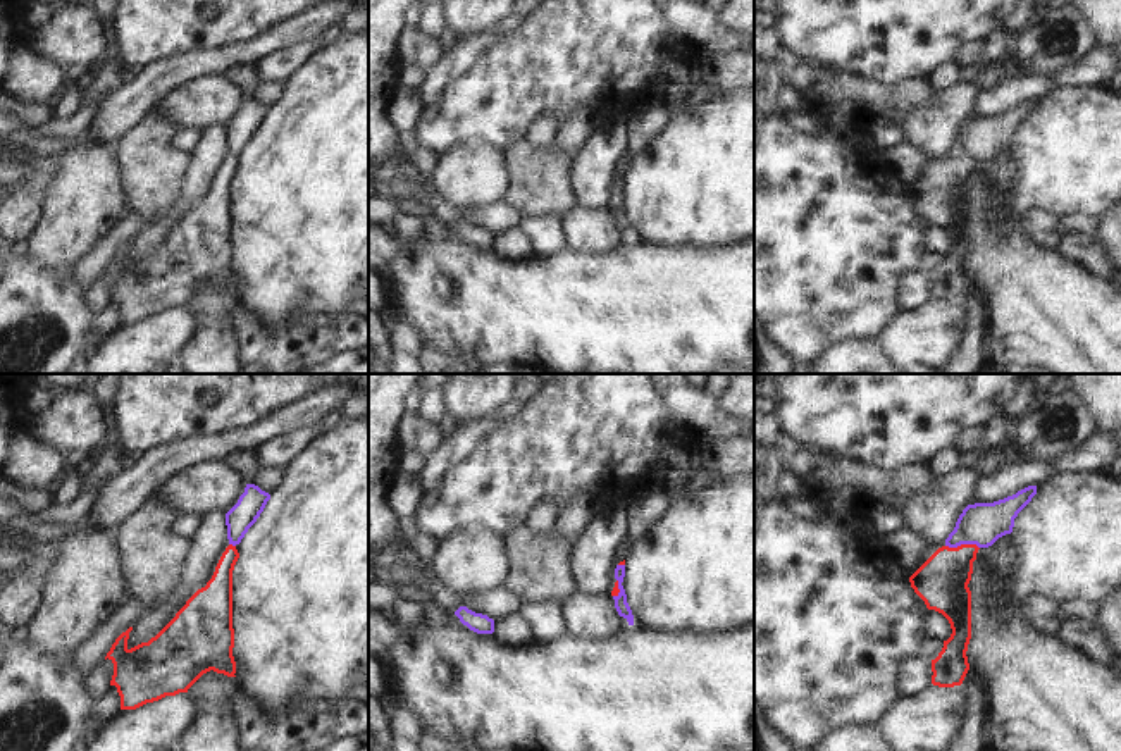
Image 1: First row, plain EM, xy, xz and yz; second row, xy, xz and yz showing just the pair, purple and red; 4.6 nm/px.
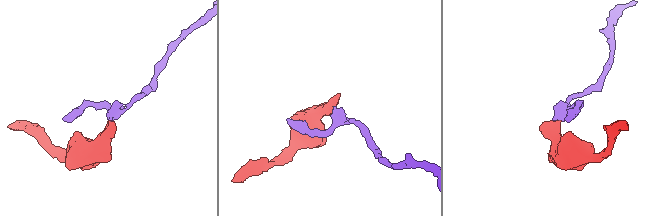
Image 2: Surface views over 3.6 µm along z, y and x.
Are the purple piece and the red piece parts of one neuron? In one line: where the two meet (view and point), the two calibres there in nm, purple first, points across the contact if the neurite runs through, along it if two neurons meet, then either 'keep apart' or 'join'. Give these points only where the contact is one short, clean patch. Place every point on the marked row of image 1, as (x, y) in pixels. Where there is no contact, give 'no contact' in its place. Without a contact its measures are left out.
contact yz (963, 543); calibres 200 and 240 nm; way yz (982, 524), (963, 543), (942, 581); join

